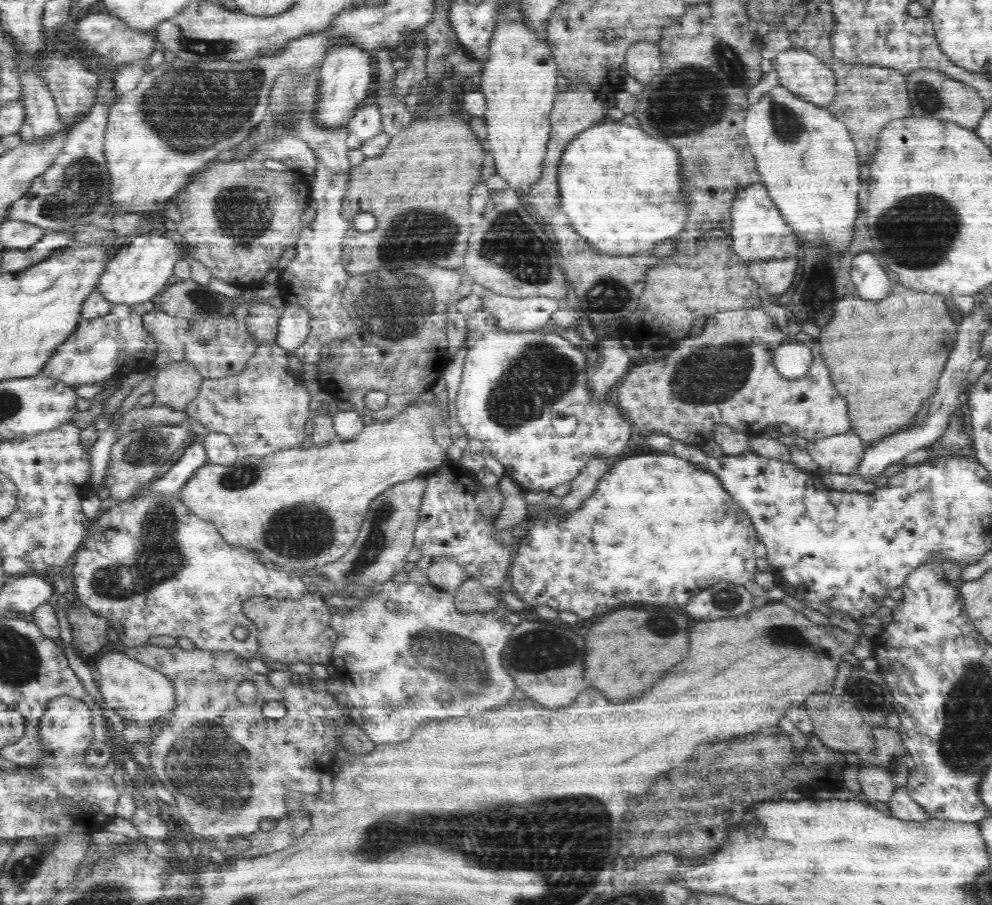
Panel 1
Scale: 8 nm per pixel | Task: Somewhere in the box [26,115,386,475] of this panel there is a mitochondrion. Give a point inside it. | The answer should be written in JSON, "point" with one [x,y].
{"point":[80,187]}

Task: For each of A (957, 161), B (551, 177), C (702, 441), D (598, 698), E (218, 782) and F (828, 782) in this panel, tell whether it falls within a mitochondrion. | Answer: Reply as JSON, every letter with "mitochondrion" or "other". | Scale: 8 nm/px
{"A":"other","B":"other","C":"other","D":"other","E":"mitochondrion","F":"other"}

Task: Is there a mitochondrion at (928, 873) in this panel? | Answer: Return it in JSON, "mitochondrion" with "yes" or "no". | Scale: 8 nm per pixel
{"mitochondrion":"no"}

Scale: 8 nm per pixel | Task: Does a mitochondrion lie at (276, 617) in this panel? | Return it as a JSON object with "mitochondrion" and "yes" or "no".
{"mitochondrion":"no"}

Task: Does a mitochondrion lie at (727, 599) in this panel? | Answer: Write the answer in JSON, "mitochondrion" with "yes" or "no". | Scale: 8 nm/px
{"mitochondrion":"yes"}

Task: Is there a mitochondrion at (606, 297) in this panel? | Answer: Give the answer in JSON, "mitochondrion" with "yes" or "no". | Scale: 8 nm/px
{"mitochondrion":"yes"}

